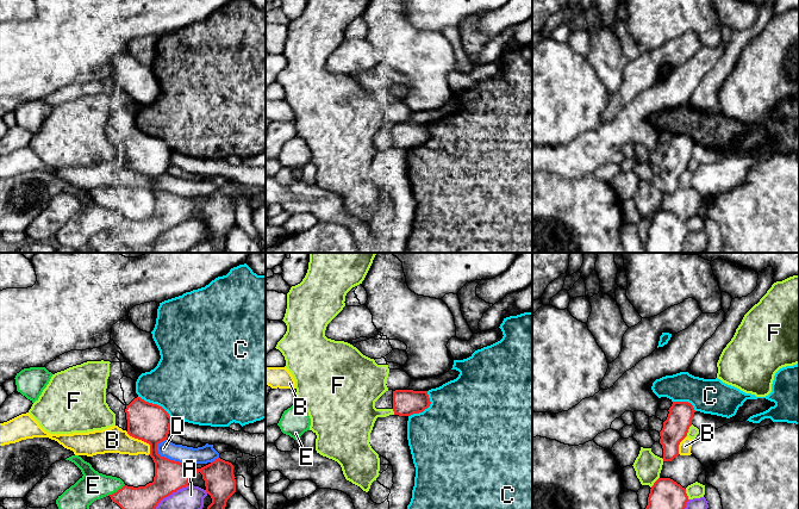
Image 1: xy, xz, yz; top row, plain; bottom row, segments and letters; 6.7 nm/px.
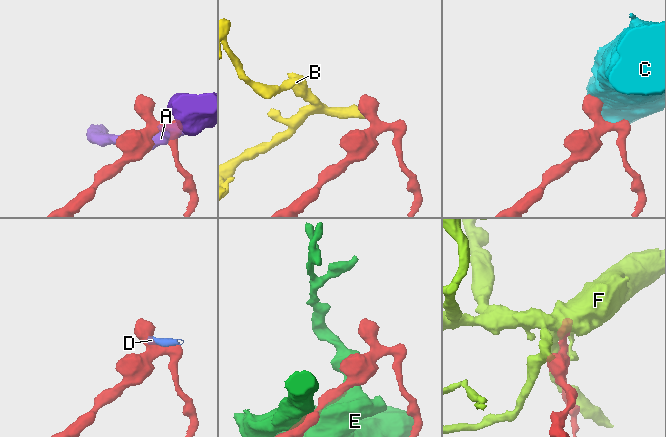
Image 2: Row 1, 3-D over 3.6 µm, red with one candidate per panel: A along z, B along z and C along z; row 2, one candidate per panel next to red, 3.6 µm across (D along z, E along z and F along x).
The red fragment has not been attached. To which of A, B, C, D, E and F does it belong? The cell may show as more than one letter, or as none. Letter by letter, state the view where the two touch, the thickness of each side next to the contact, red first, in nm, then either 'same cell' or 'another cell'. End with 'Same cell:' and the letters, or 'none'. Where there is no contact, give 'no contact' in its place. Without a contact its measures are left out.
A: contact in xy; calibres 220 and 160 nm; another cell
B: contact in xy; calibres 260 and 180 nm; another cell
C: contact in xz; calibres 180 and 480 nm; another cell
D: contact in xy; calibres 220 and 120 nm; another cell
E: contact in xy; calibres 160 and 190 nm; another cell
F: contact in yz; calibres 170 and 70 nm; another cell
Same cell: none

